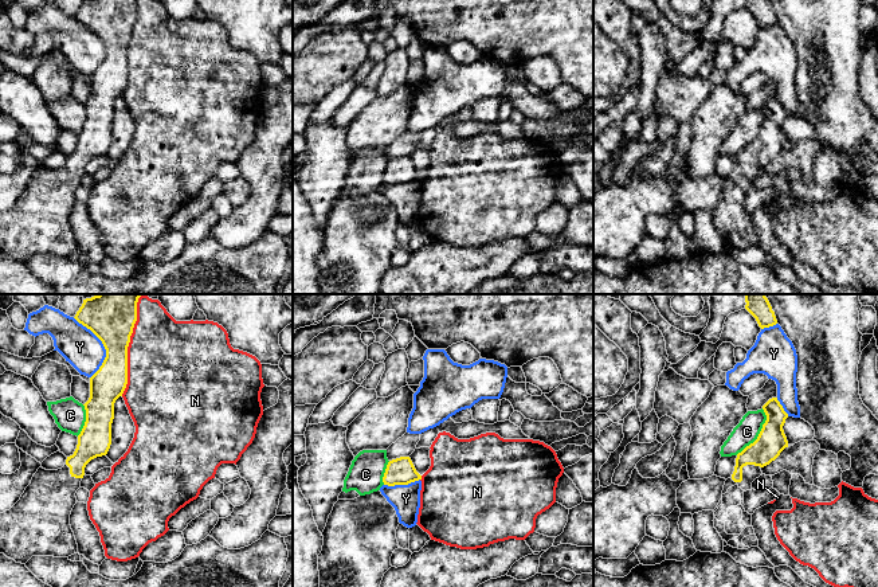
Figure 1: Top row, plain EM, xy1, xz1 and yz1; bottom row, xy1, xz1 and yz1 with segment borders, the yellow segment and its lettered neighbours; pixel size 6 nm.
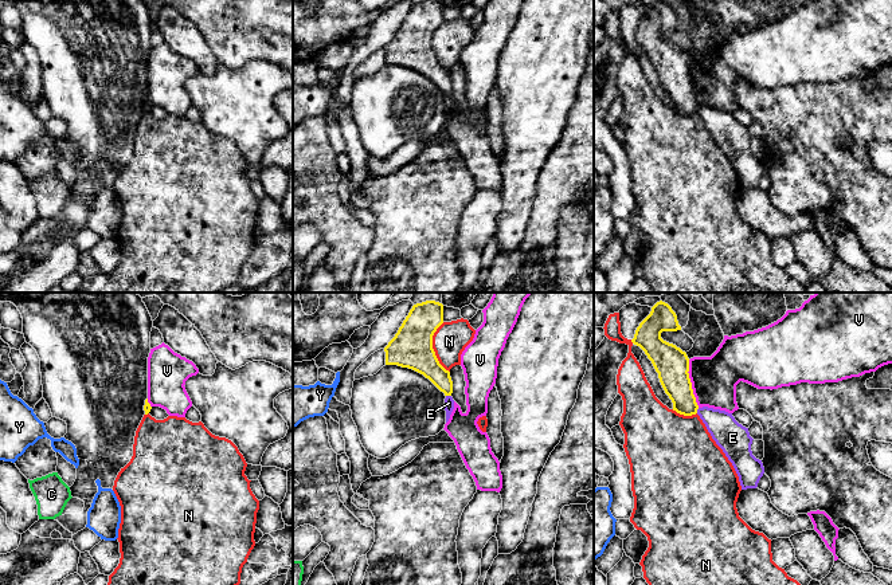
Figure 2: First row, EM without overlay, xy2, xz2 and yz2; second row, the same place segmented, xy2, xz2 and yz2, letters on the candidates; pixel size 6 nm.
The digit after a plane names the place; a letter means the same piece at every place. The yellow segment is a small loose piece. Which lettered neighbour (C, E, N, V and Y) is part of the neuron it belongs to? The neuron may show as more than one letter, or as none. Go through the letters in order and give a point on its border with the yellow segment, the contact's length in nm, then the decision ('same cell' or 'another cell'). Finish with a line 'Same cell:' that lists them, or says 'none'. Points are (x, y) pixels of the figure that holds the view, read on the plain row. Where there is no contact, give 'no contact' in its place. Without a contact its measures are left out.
C: yz1 (759, 133) | 320 nm | another cell
E: xz2 (449, 94) | 30 nm | another cell
N: xy1 (126, 47) | 600 nm | another cell
V: yz2 (691, 83) | 300 nm | another cell
Y: xy1 (104, 44) | 380 nm | another cell
Same cell: none

